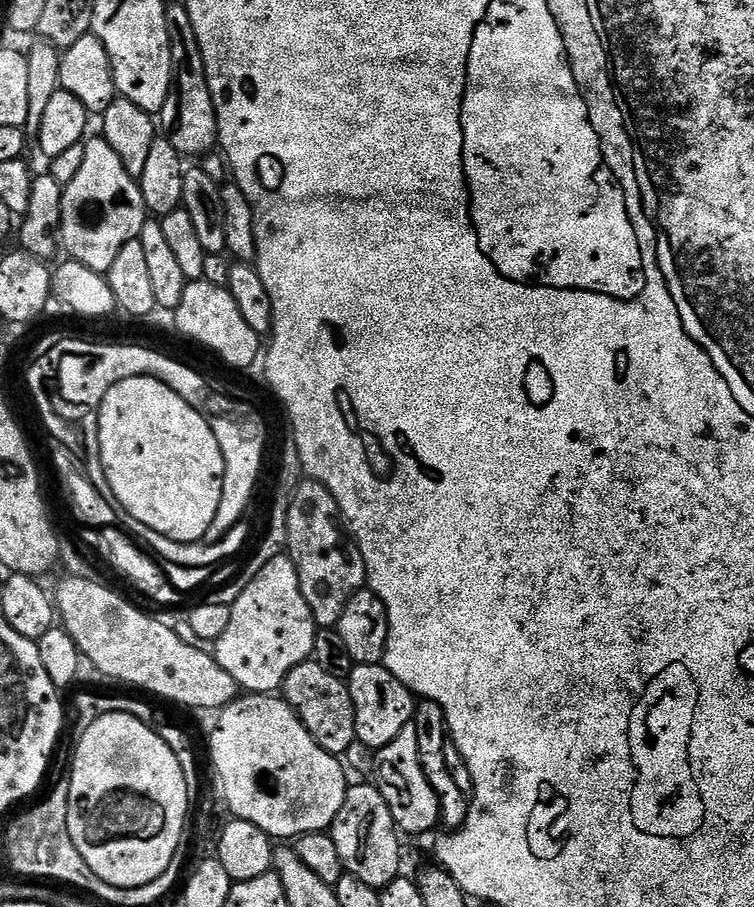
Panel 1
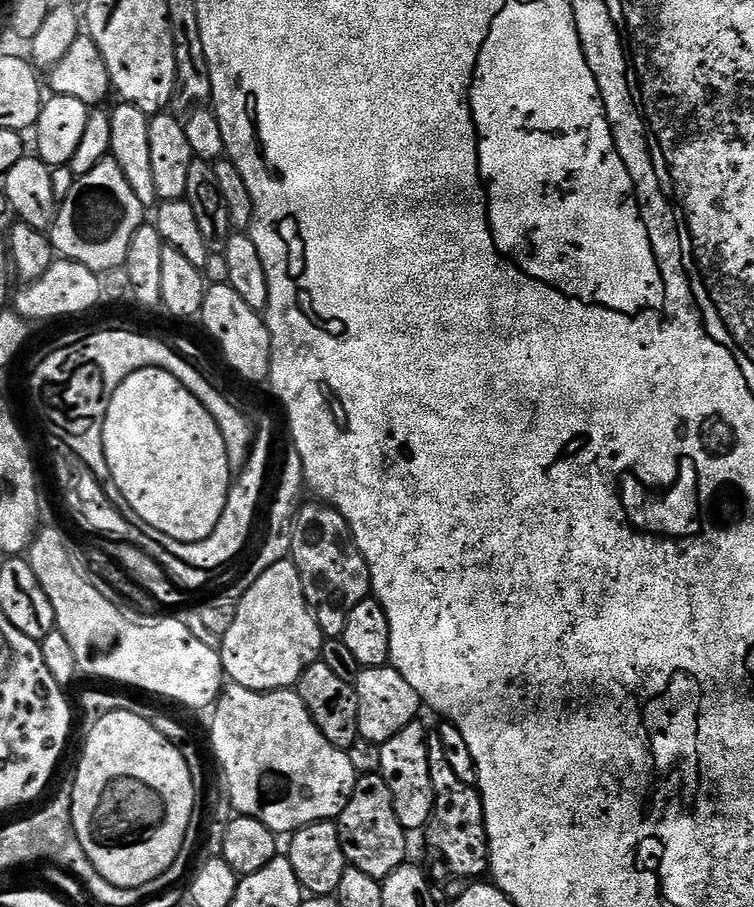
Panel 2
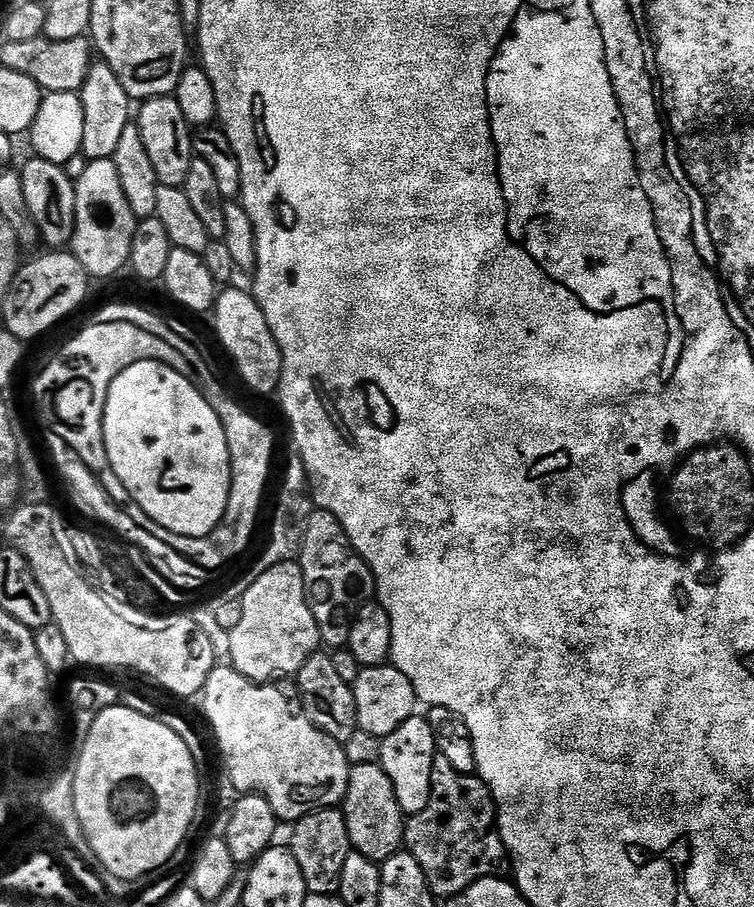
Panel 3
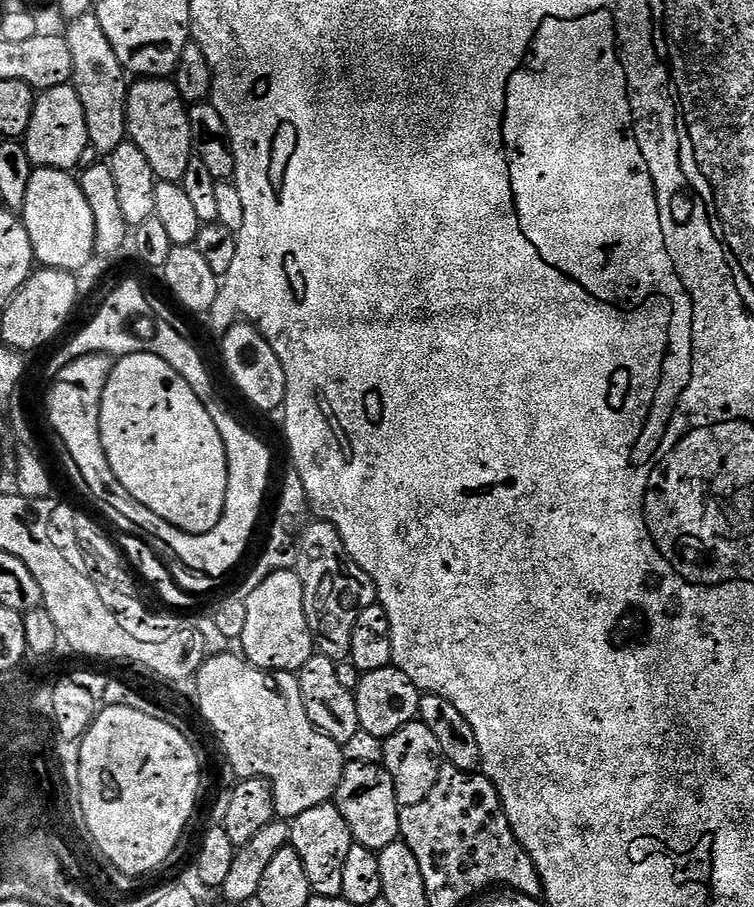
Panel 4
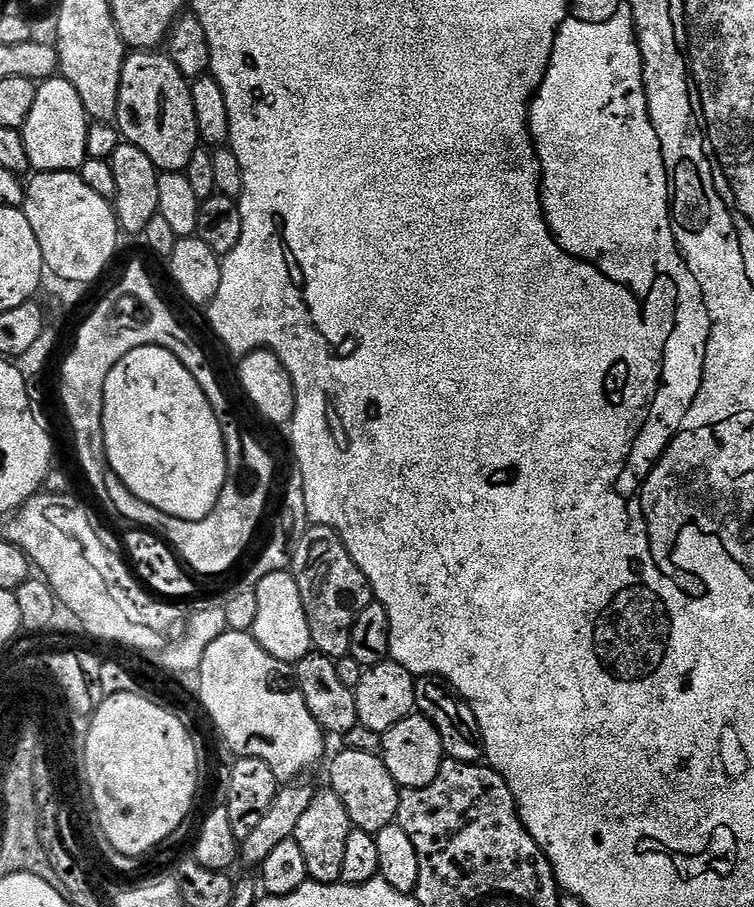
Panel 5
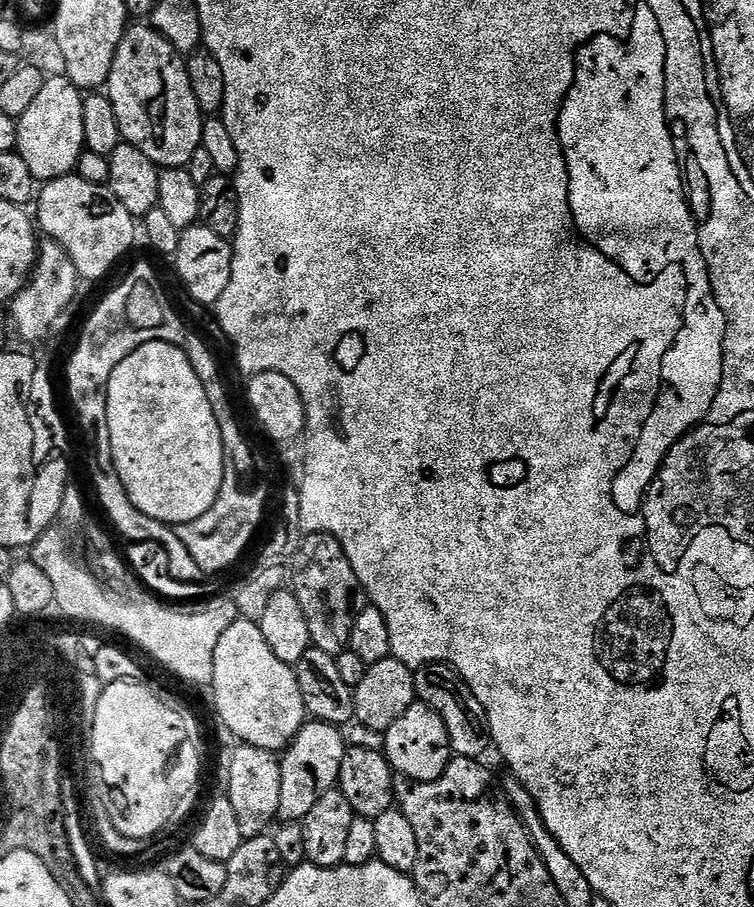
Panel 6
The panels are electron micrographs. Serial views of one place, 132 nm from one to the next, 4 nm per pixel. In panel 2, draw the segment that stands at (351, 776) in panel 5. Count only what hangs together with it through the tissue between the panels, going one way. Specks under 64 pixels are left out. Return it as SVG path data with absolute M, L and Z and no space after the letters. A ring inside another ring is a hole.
M361 775L357 779L354 794L346 810L342 810L338 823L348 863L351 867L362 870L362 874L370 874L383 882L399 864L409 859L409 833L398 822L398 814L394 814L390 786L386 786L383 776Z

